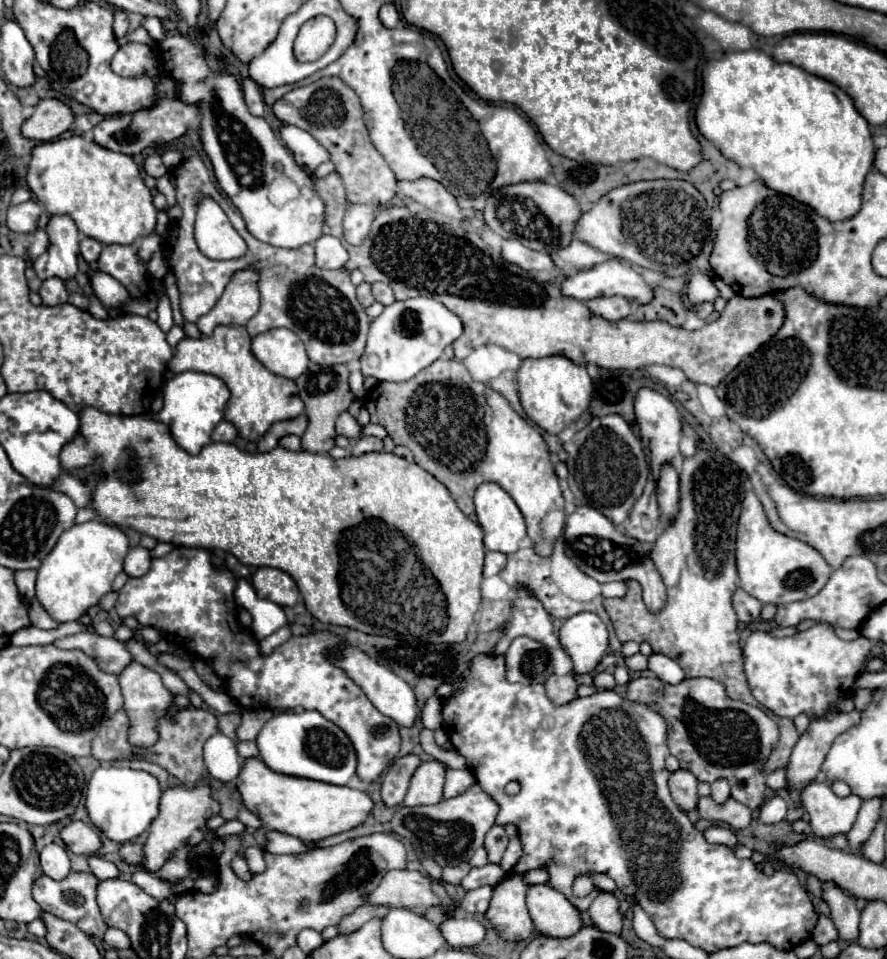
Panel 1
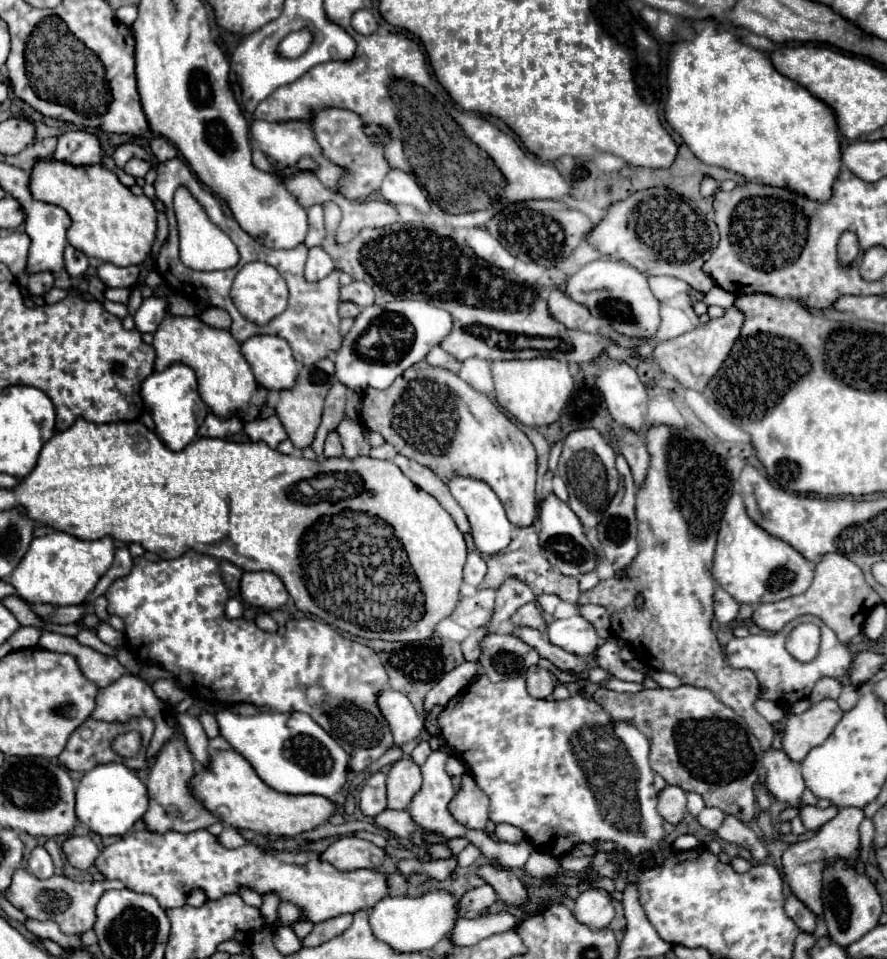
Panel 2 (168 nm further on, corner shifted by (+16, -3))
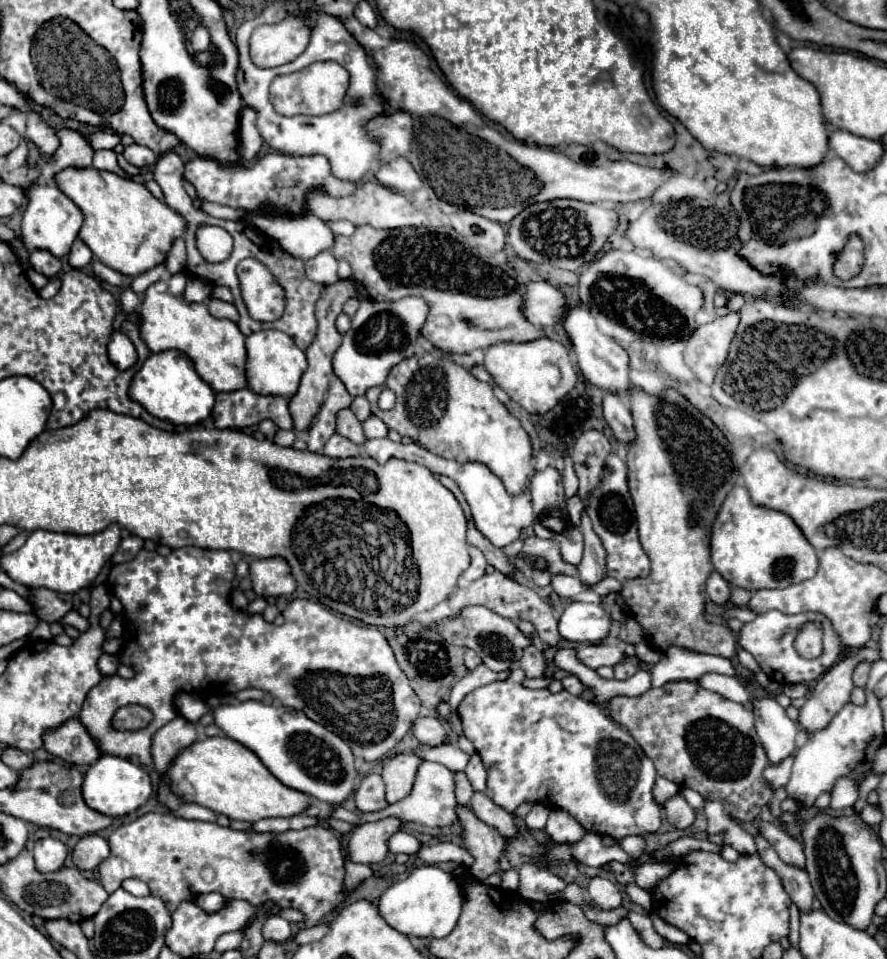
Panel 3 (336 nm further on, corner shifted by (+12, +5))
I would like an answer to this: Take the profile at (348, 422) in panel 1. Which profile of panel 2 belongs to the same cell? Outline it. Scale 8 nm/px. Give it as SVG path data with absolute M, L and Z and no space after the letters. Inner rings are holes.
M336 431L326 437L324 457L342 457L342 443L340 443L340 437Z

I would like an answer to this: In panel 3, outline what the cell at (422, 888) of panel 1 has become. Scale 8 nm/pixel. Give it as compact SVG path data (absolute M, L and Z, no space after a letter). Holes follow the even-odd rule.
M146 813L130 823L124 823L120 825L108 839L110 843L110 855L108 859L104 859L98 867L98 873L100 873L100 883L104 885L104 889L108 889L108 893L116 891L120 887L120 883L128 877L136 877L136 879L142 879L148 883L150 887L150 893L160 897L170 911L174 911L182 901L186 899L194 899L196 895L200 893L220 893L224 895L226 899L246 899L248 903L252 905L262 905L264 901L272 901L280 907L292 907L292 909L298 909L304 913L304 923L306 927L314 927L318 925L326 915L330 915L346 897L348 893L344 891L344 859L340 855L340 841L336 837L336 833L332 833L330 829L322 827L322 825L314 825L314 827L306 827L306 829L300 829L300 831L284 831L284 833L256 833L256 831L234 831L230 827L220 827L218 823L204 823L204 821L186 821L186 819L180 819L180 817L172 817L170 813Z

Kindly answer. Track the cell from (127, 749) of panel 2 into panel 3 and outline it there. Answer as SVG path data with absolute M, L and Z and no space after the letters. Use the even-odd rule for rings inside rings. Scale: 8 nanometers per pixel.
M192 545L174 549L166 557L158 555L156 551L142 549L138 553L138 559L134 557L124 565L112 567L108 583L112 587L112 593L124 605L128 625L126 655L122 657L124 663L136 671L136 677L104 677L96 687L90 689L82 705L80 721L96 739L100 751L126 759L138 757L142 765L150 765L152 737L162 725L177 716L174 700L176 693L180 691L198 691L204 698L215 693L216 696L235 694L248 687L268 691L284 707L304 711L316 723L332 729L332 733L342 737L350 745L352 753L364 761L380 759L410 731L412 721L420 713L420 699L408 685L406 675L398 669L394 653L380 629L358 627L338 617L324 605L306 599L294 599L286 607L284 625L268 623L262 615L238 611L226 601L224 585L232 583L222 575L234 575L234 561L230 559L230 553L200 549ZM130 703L148 707L154 713L154 721L146 729L134 733L112 729L112 715L116 713L116 709Z

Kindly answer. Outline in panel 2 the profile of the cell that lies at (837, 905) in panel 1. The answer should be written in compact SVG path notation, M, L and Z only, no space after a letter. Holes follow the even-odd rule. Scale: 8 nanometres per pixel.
M842 807L838 809L838 815L834 819L830 819L812 839L808 841L800 841L790 845L784 855L782 855L782 871L784 877L792 889L792 893L804 903L808 905L808 909L816 915L822 915L822 899L820 899L820 891L822 891L822 871L826 867L826 863L842 857L850 863L856 861L858 857L858 847L860 847L860 837L858 837L858 825L862 823L864 813L858 807Z

